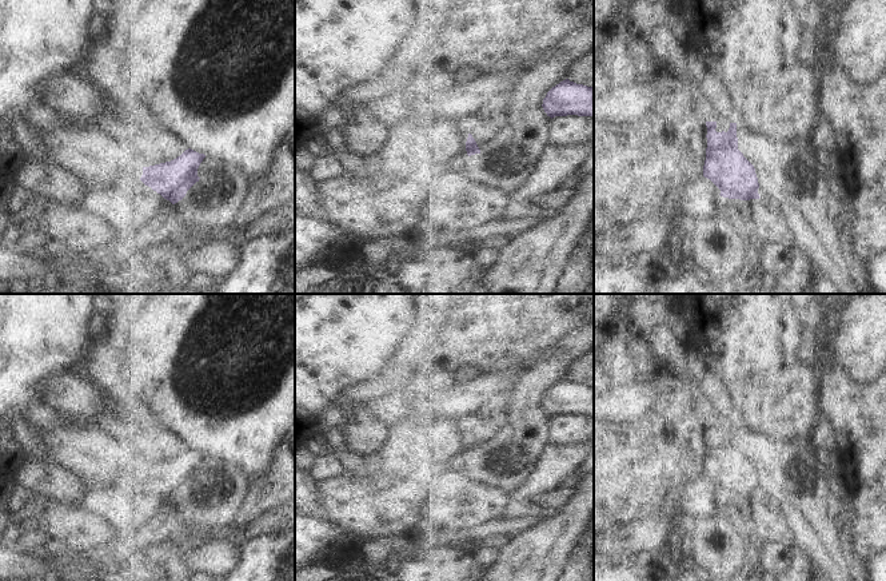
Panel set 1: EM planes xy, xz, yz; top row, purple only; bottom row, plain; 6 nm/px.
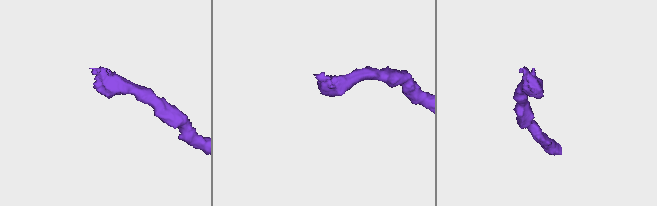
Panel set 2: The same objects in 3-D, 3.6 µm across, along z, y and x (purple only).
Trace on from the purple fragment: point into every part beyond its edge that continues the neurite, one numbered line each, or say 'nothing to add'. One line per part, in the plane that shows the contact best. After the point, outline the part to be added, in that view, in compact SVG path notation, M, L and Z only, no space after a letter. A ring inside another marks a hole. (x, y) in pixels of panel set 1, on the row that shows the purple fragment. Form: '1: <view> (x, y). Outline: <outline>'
1: xy (136, 174). Outline: M139 160L137 167L133 171L128 172L128 175L125 176L124 180L136 180L136 179L140 179L141 175L143 175L143 167L144 167L143 163Z

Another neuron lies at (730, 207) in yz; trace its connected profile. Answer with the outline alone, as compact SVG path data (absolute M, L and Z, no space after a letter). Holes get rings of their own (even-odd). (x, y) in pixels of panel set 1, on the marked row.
M725 198L717 215L725 215L729 218L735 218L737 215L747 212L750 210L759 212L759 206L761 206L759 199L741 200L741 199Z

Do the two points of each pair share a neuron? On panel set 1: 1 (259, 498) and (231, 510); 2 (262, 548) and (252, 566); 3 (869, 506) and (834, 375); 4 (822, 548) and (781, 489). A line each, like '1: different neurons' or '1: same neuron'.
1: different neurons
2: same neuron
3: same neuron
4: same neuron

